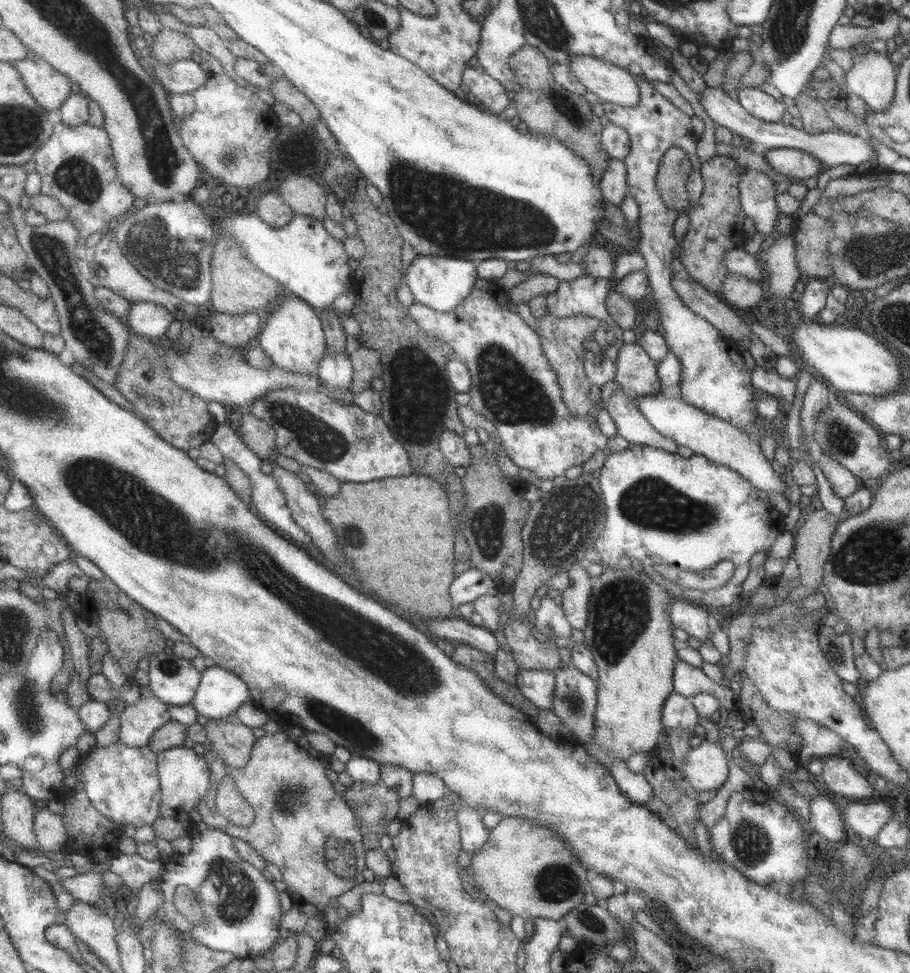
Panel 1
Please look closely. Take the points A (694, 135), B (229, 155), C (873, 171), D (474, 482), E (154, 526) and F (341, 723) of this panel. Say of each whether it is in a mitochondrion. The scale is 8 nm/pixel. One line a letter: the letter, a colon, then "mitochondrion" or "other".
A: other
B: mitochondrion
C: other
D: other
E: mitochondrion
F: mitochondrion

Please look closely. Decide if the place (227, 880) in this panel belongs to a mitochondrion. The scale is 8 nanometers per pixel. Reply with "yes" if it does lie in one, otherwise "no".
yes

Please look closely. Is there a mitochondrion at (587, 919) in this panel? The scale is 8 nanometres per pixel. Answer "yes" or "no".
yes

